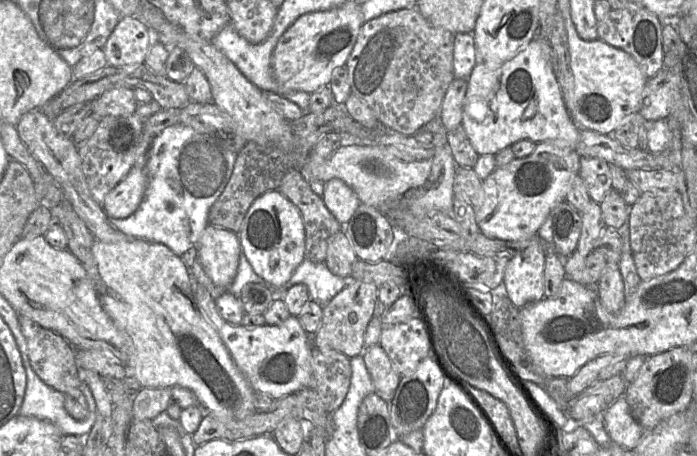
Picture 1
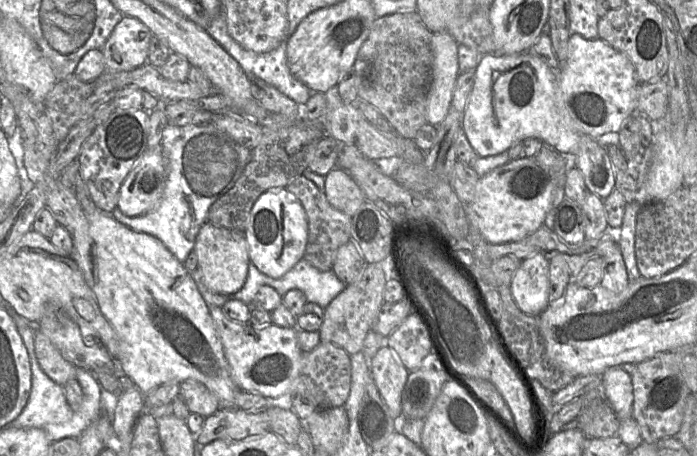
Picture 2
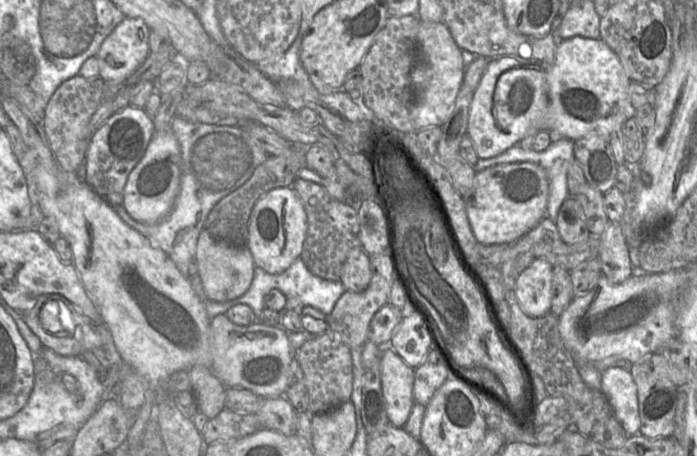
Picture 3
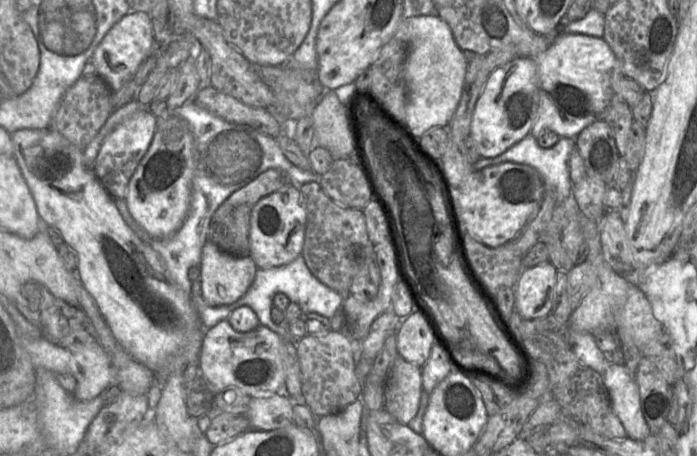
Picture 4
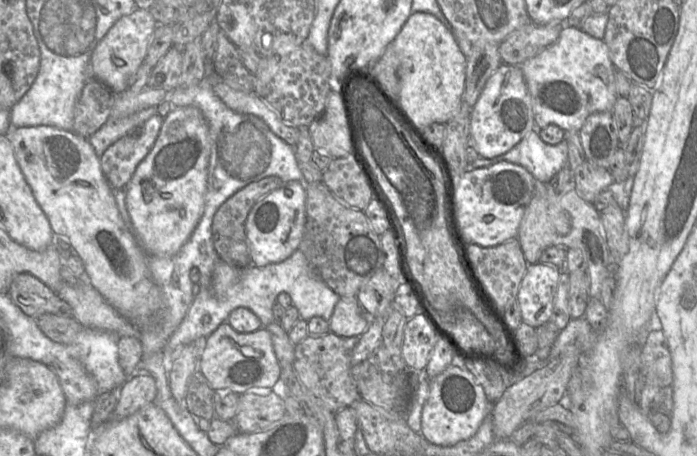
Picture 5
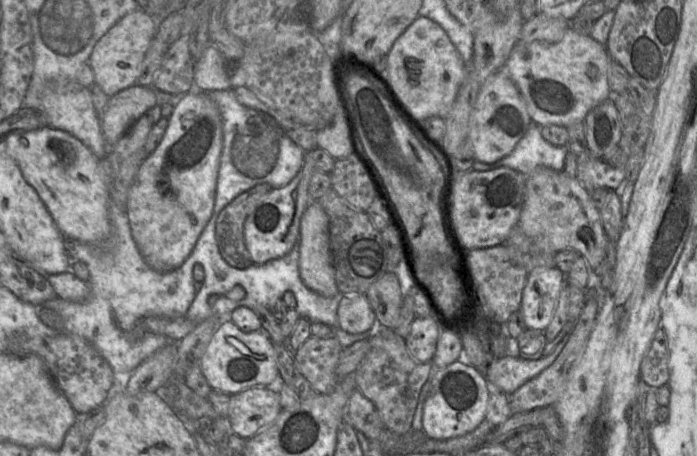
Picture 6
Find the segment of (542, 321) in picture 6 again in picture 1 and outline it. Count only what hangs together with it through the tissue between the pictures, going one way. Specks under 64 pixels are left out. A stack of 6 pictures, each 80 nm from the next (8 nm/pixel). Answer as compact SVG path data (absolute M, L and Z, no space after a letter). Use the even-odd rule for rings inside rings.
M534 242L523 251L510 258L504 275L508 296L517 308L537 302L544 296L544 268L546 250L541 242Z

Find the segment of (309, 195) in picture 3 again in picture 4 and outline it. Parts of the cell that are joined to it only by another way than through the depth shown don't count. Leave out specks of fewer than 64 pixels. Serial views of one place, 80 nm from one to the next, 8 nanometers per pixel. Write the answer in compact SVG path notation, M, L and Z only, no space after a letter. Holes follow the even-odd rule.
M319 182L304 183L298 188L307 211L302 249L306 265L314 277L345 299L351 295L353 278L364 266L375 261L374 245L368 237L363 212L338 205L326 194Z

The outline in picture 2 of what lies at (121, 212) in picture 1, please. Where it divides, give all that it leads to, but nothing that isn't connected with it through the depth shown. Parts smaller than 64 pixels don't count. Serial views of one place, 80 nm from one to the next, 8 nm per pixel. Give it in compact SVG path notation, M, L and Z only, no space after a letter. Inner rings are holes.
M161 146L146 149L121 185L117 208L128 217L151 211L162 197L166 178Z

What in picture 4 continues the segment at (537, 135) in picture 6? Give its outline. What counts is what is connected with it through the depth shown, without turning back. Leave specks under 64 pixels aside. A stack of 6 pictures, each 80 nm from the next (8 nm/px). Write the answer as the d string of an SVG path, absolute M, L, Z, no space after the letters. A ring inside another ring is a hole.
M528 134L501 155L494 158L480 158L475 164L473 164L473 167L474 170L481 170L488 166L497 165L503 162L530 165L539 172L547 189L555 191L558 202L562 202L573 195L573 184L569 175L569 157L575 147L575 139L560 138L553 147L542 148L539 146L537 138Z

